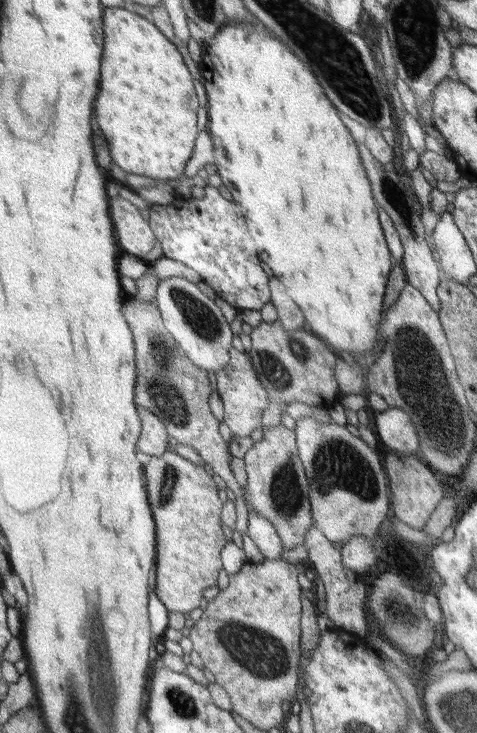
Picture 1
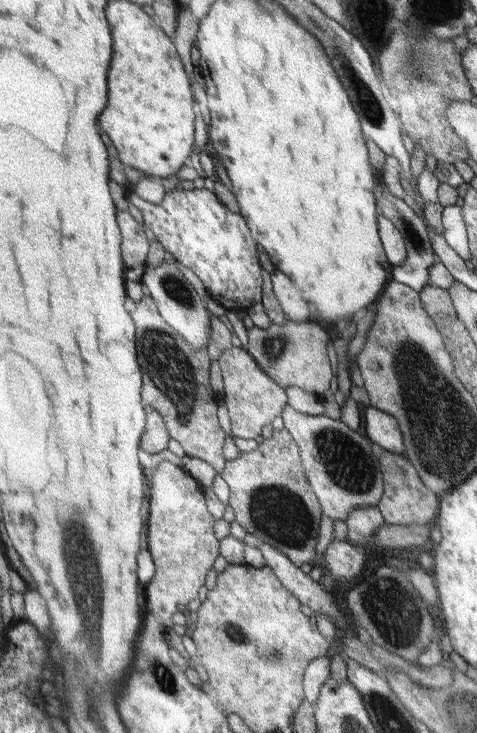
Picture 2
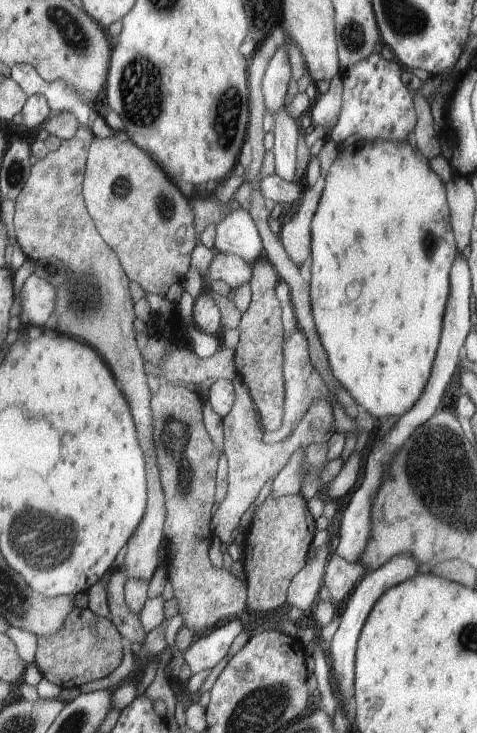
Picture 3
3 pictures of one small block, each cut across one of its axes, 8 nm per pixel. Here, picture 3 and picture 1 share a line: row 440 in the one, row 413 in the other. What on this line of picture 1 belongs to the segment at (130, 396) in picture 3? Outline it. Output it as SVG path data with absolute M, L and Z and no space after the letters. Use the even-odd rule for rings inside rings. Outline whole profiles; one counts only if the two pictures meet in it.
M138 407L139 418L142 419L141 436L138 438L138 449L143 454L159 457L168 450L167 432L159 418L146 408Z

